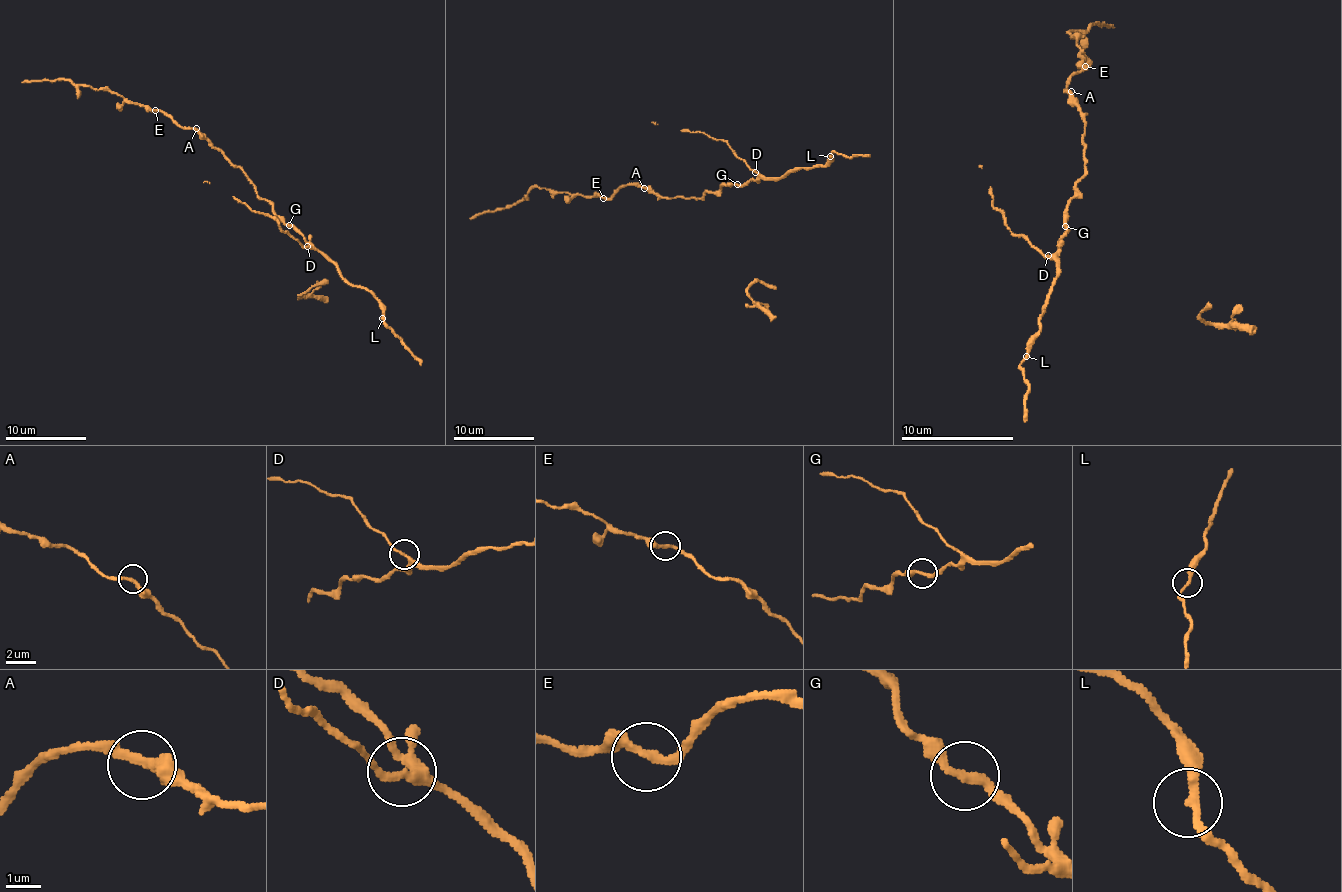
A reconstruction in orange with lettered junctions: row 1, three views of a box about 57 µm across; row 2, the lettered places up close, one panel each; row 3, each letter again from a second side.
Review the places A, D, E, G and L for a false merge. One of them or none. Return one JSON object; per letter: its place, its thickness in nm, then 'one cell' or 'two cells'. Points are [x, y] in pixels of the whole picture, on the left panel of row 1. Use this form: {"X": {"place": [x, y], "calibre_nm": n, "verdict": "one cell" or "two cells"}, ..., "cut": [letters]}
{"A": {"place": [196, 128], "calibre_nm": 240, "verdict": "one cell"}, "D": {"place": [307, 246], "calibre_nm": 240, "verdict": "one cell"}, "E": {"place": [155, 110], "calibre_nm": 220, "verdict": "one cell"}, "G": {"place": [289, 225], "calibre_nm": 240, "verdict": "one cell"}, "L": {"place": [382, 318], "calibre_nm": 240, "verdict": "one cell"}, "cut": []}

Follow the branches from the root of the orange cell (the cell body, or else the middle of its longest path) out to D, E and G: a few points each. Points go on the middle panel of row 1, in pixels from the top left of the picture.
D: (694, 198), (702, 198), (706, 192), (716, 192), (725, 184), (745, 184), (755, 180), (755, 172)
E: (694, 198), (660, 198), (640, 184), (624, 184), (609, 198), (603, 198)
G: (694, 198), (702, 198), (706, 192), (716, 192), (725, 184), (737, 184)

